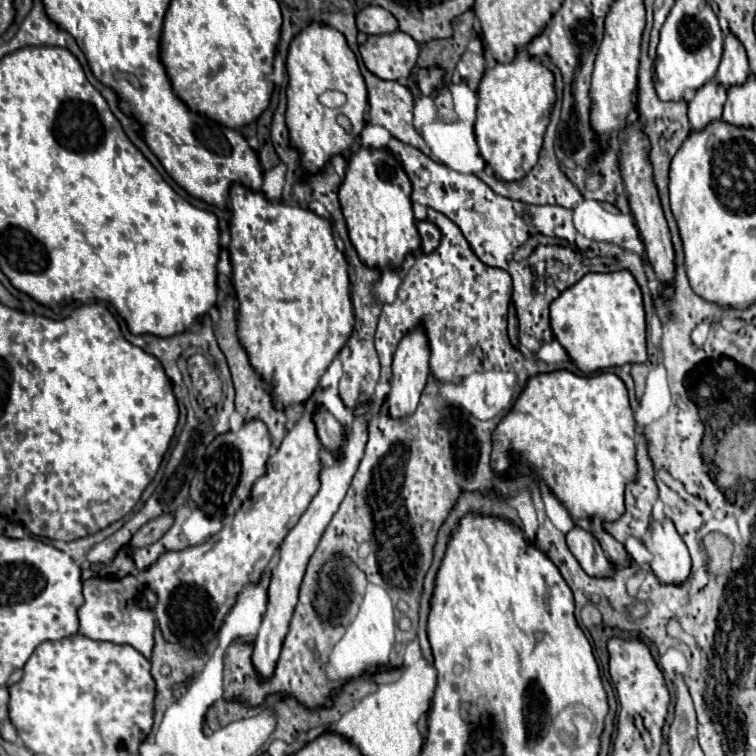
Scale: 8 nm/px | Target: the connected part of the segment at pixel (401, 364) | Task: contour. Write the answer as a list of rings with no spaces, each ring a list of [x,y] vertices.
[[[416,328],[414,332],[406,334],[404,340],[400,342],[396,354],[394,354],[394,362],[392,362],[392,380],[390,380],[390,394],[386,396],[386,408],[388,408],[388,416],[394,418],[394,420],[402,420],[410,414],[416,412],[416,406],[418,406],[418,400],[420,400],[420,394],[426,386],[426,380],[428,380],[428,358],[430,358],[430,352],[428,352],[428,342],[426,342],[426,336],[422,332],[422,328]]]

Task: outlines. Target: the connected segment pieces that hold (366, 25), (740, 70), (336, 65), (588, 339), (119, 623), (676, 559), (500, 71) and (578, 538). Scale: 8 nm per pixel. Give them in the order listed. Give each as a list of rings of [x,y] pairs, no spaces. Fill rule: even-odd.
[[[366,6],[356,14],[356,26],[360,32],[368,36],[376,34],[390,34],[398,30],[396,18],[380,6]]]
[[[728,32],[724,36],[724,52],[716,72],[716,82],[730,88],[734,84],[742,84],[748,74],[750,74],[750,68],[748,68],[746,50],[742,48],[740,40]]]
[[[310,22],[308,26],[294,36],[290,42],[288,58],[288,110],[286,110],[286,124],[290,130],[290,144],[300,150],[302,166],[306,172],[318,172],[334,154],[342,154],[346,148],[352,146],[354,138],[362,132],[366,122],[366,84],[360,74],[360,66],[356,62],[354,52],[346,44],[342,32],[330,28],[328,24]],[[326,90],[338,90],[346,94],[346,104],[342,108],[326,108],[320,104],[318,96]],[[336,116],[348,116],[352,124],[352,134],[348,134],[342,126],[338,126]]]
[[[626,270],[610,274],[586,274],[550,304],[554,338],[566,348],[576,366],[590,374],[604,368],[646,360],[646,320],[642,290]]]
[[[132,574],[126,576],[96,576],[84,580],[84,604],[78,608],[80,628],[78,634],[92,640],[106,640],[114,644],[128,644],[142,656],[150,658],[154,646],[154,612],[138,606],[138,594],[142,586]]]
[[[670,518],[664,520],[650,520],[648,524],[648,538],[642,544],[650,550],[652,562],[650,568],[664,584],[680,584],[690,574],[690,554],[676,532]]]
[[[522,48],[512,62],[496,62],[484,72],[478,86],[478,98],[474,134],[480,154],[494,170],[496,178],[506,182],[524,178],[538,160],[542,136],[556,102],[554,74],[538,58],[530,56],[526,48]]]
[[[574,526],[566,534],[566,544],[568,544],[570,552],[576,556],[576,560],[580,562],[580,566],[584,568],[586,574],[608,576],[612,572],[612,562],[608,560],[608,556],[600,548],[598,540],[590,532]]]

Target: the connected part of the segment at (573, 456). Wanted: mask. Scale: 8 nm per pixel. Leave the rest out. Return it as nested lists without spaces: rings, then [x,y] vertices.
[[[568,370],[538,374],[528,380],[512,410],[494,430],[492,466],[498,474],[506,474],[510,468],[508,448],[512,448],[522,454],[528,464],[536,466],[536,476],[550,486],[574,518],[600,516],[602,520],[616,520],[624,512],[624,486],[636,478],[634,434],[636,422],[628,404],[628,390],[616,374],[600,372],[592,376],[576,376]]]

